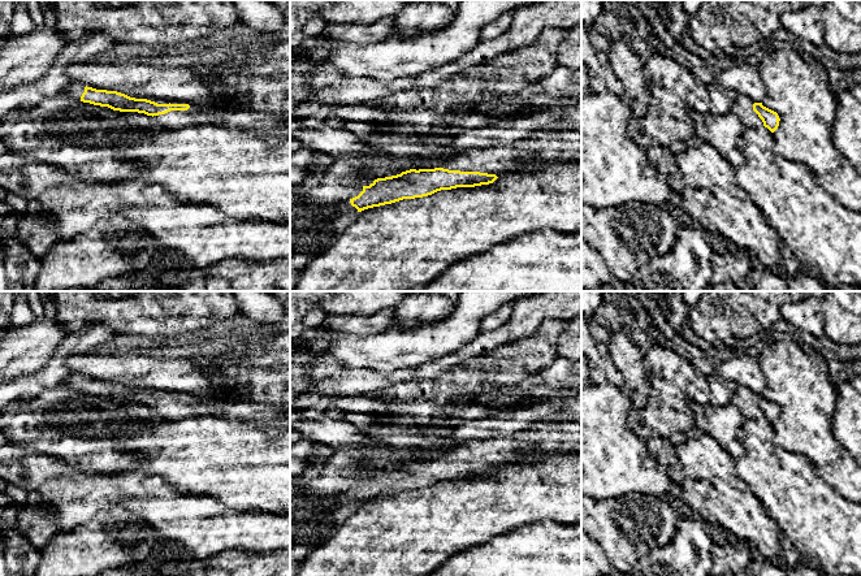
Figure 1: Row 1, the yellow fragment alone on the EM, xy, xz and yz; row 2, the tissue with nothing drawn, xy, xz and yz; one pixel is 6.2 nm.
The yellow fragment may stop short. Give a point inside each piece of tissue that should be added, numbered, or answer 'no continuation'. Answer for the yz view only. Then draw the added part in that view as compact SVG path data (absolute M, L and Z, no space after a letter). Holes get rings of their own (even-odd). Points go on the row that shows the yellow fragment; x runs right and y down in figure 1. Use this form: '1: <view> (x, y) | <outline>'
1: yz (743, 107) | M737 95L731 109L745 125L747 129L758 129L763 126L762 120L753 111L753 101L745 95Z

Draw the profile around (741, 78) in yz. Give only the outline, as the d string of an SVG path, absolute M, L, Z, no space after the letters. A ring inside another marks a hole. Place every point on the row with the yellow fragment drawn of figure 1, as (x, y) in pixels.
M739 60L724 70L715 70L715 83L737 95L748 96L753 103L762 103L766 96L758 68L745 60Z

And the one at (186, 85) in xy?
M75 64L66 68L72 81L96 90L117 91L135 99L209 105L208 78L198 68L159 68L140 64Z

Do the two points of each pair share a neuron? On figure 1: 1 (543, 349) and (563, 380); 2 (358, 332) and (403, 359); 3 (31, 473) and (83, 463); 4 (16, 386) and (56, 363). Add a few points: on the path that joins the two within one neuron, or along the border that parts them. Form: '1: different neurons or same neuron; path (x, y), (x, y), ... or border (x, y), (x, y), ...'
1: different neurons; border (557, 355), (549, 364), (526, 379)
2: different neurons; border (392, 323), (377, 333), (362, 337), (344, 337)
3: different neurons; border (46, 453), (66, 459), (83, 470), (104, 472)
4: same neuron; path (26, 385), (35, 384), (46, 373)

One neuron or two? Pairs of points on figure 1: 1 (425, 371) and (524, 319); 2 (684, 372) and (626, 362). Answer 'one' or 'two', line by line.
1: one
2: two

